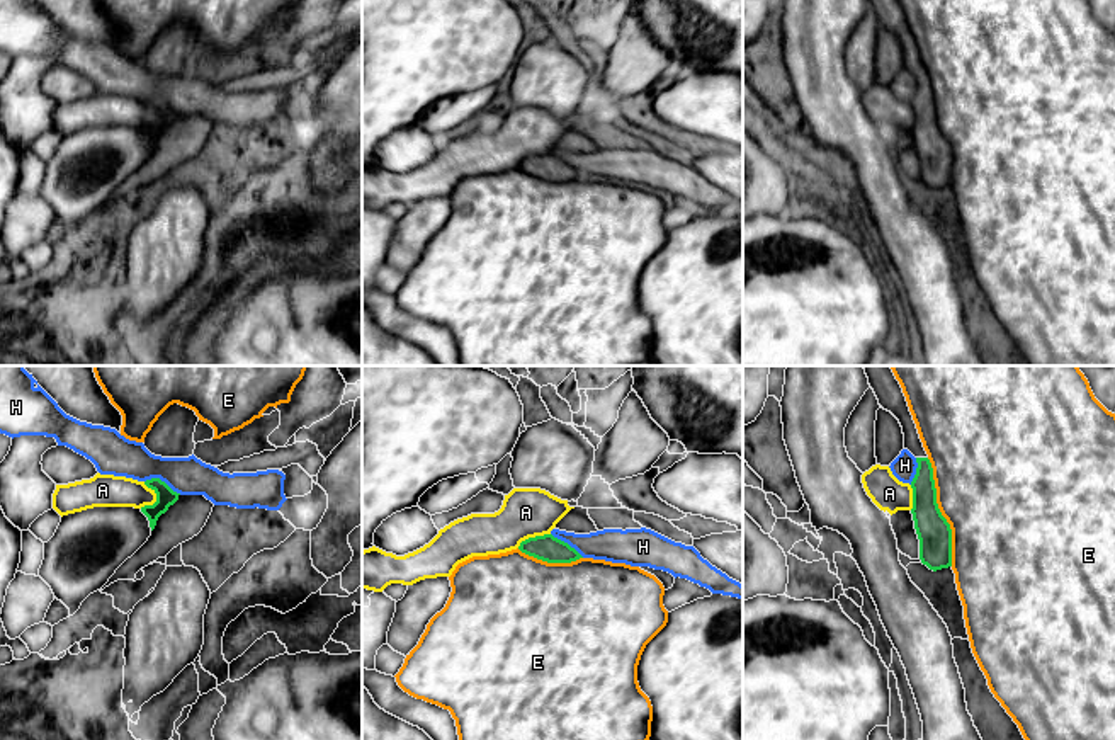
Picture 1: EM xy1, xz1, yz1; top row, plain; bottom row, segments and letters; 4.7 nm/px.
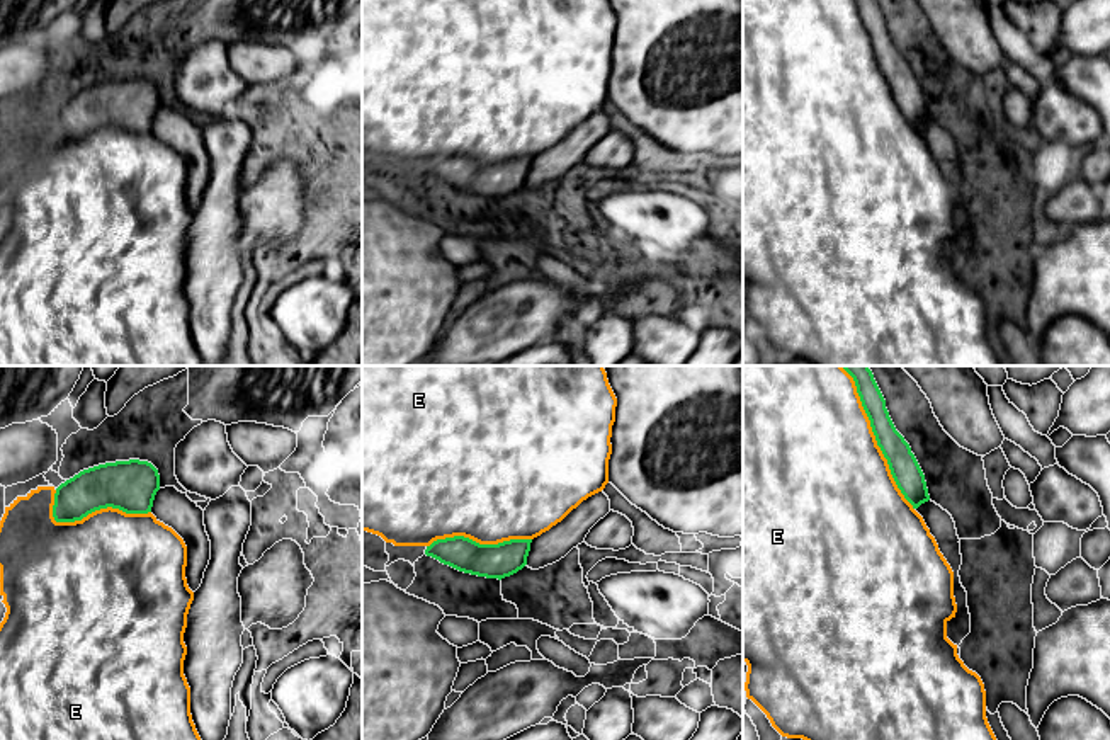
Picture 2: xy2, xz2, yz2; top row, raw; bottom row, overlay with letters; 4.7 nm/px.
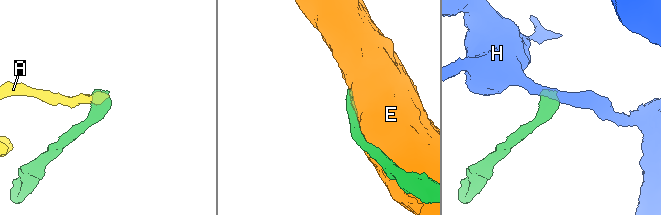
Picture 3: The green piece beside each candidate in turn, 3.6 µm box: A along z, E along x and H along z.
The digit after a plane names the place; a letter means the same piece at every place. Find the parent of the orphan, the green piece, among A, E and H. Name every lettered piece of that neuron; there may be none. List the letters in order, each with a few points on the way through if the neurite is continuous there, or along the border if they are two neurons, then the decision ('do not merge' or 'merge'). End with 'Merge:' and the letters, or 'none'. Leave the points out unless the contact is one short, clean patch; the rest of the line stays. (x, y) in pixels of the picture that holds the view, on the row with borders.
A: along xy1 (143, 482), (155, 494), (155, 500), (140, 507) | do not merge
E: do not merge
H: along xy1 (145, 480), (160, 478), (181, 494) | do not merge
Merge: none

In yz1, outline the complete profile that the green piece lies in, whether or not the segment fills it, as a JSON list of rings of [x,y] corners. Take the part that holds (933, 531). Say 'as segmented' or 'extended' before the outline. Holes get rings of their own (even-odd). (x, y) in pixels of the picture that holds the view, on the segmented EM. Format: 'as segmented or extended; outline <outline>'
extended; outline [[[863,366],[863,369],[879,405],[899,420],[904,434],[904,449],[908,449],[918,463],[916,475],[911,481],[911,514],[920,539],[920,560],[933,572],[948,568],[952,566],[952,529],[938,509],[933,468],[920,439],[903,388],[889,366]]]

